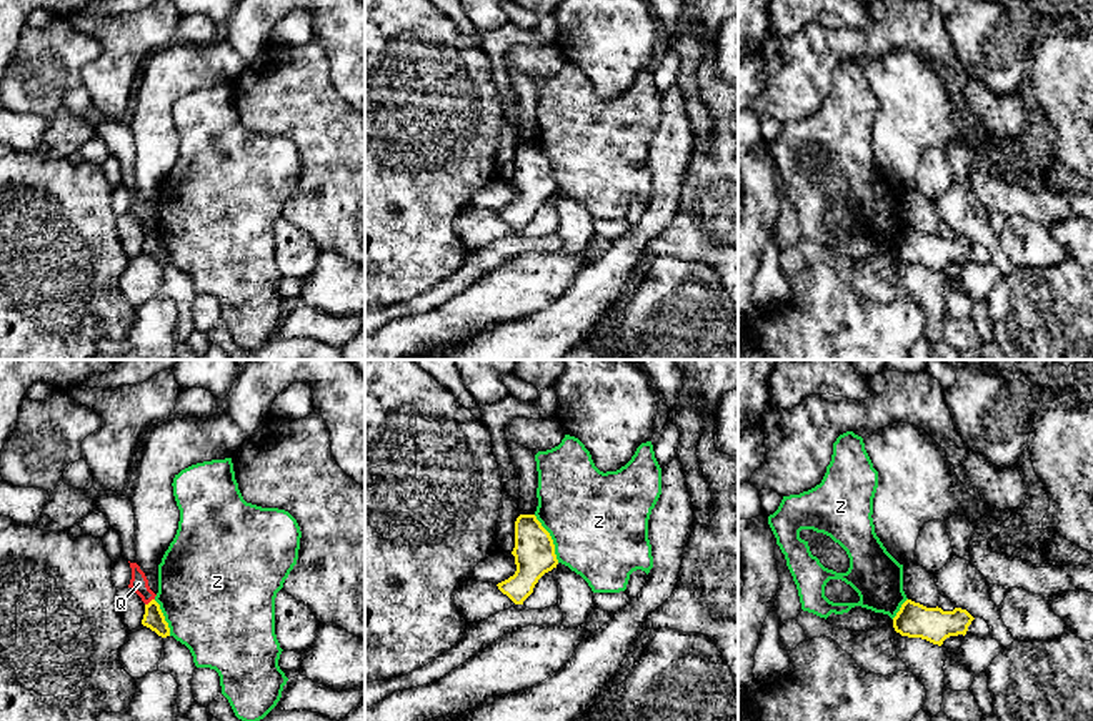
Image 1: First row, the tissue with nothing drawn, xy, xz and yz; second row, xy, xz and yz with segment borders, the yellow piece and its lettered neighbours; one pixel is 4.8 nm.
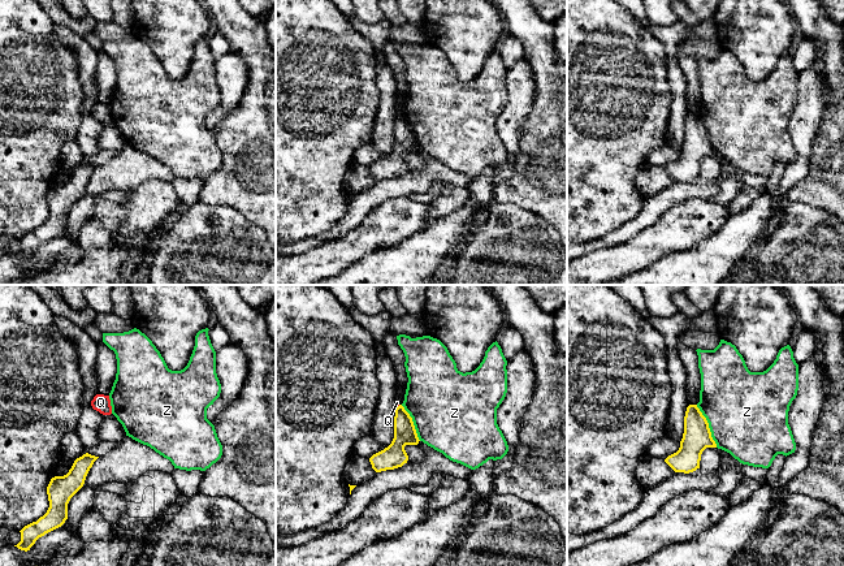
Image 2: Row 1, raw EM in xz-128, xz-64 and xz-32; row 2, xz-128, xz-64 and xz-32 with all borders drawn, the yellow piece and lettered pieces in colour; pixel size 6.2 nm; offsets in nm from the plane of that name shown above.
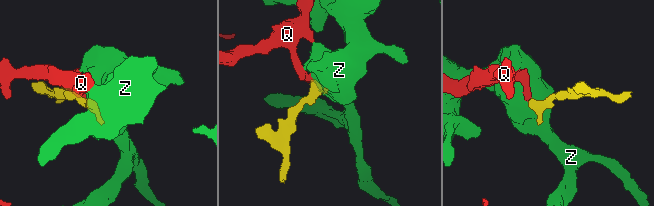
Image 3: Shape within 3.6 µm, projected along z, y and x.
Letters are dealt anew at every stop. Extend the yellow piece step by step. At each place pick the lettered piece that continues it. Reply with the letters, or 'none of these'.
none of these

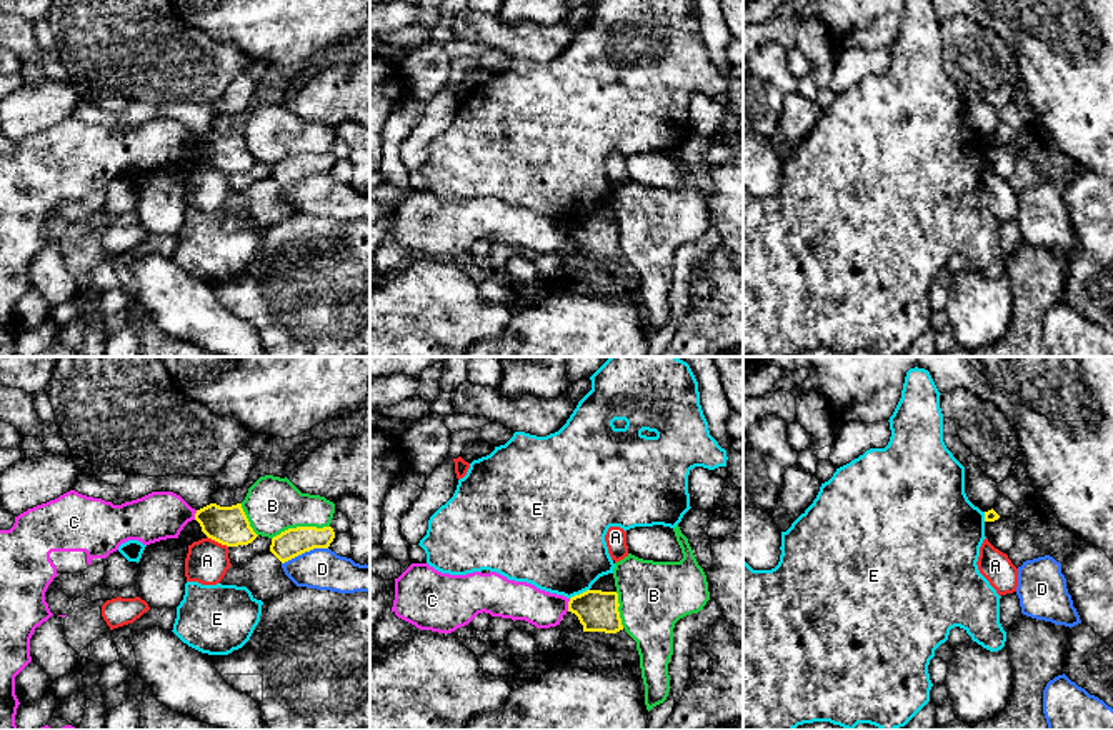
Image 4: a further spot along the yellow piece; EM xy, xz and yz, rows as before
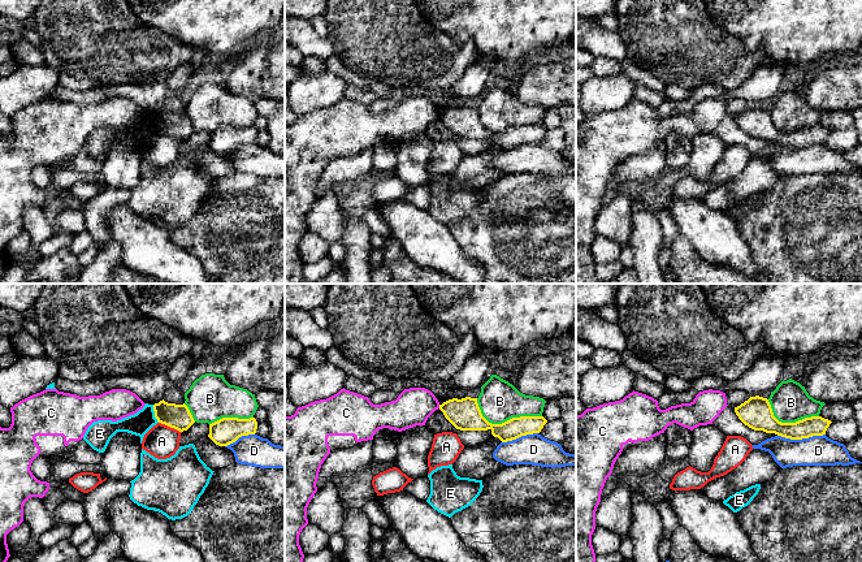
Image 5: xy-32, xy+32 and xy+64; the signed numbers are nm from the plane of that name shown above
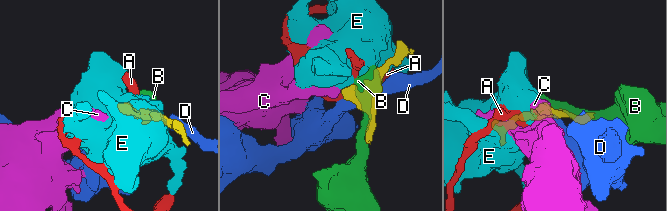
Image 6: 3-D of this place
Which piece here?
none of these

